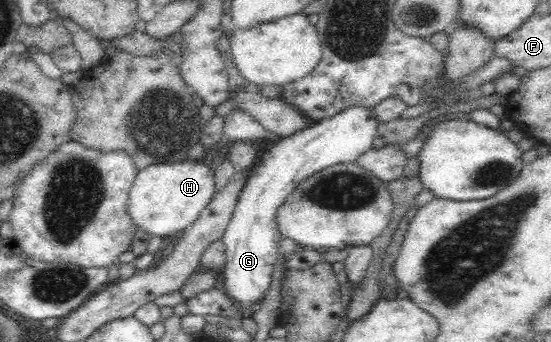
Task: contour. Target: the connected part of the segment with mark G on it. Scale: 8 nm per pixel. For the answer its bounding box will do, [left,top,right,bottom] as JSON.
[221,105,379,309]

